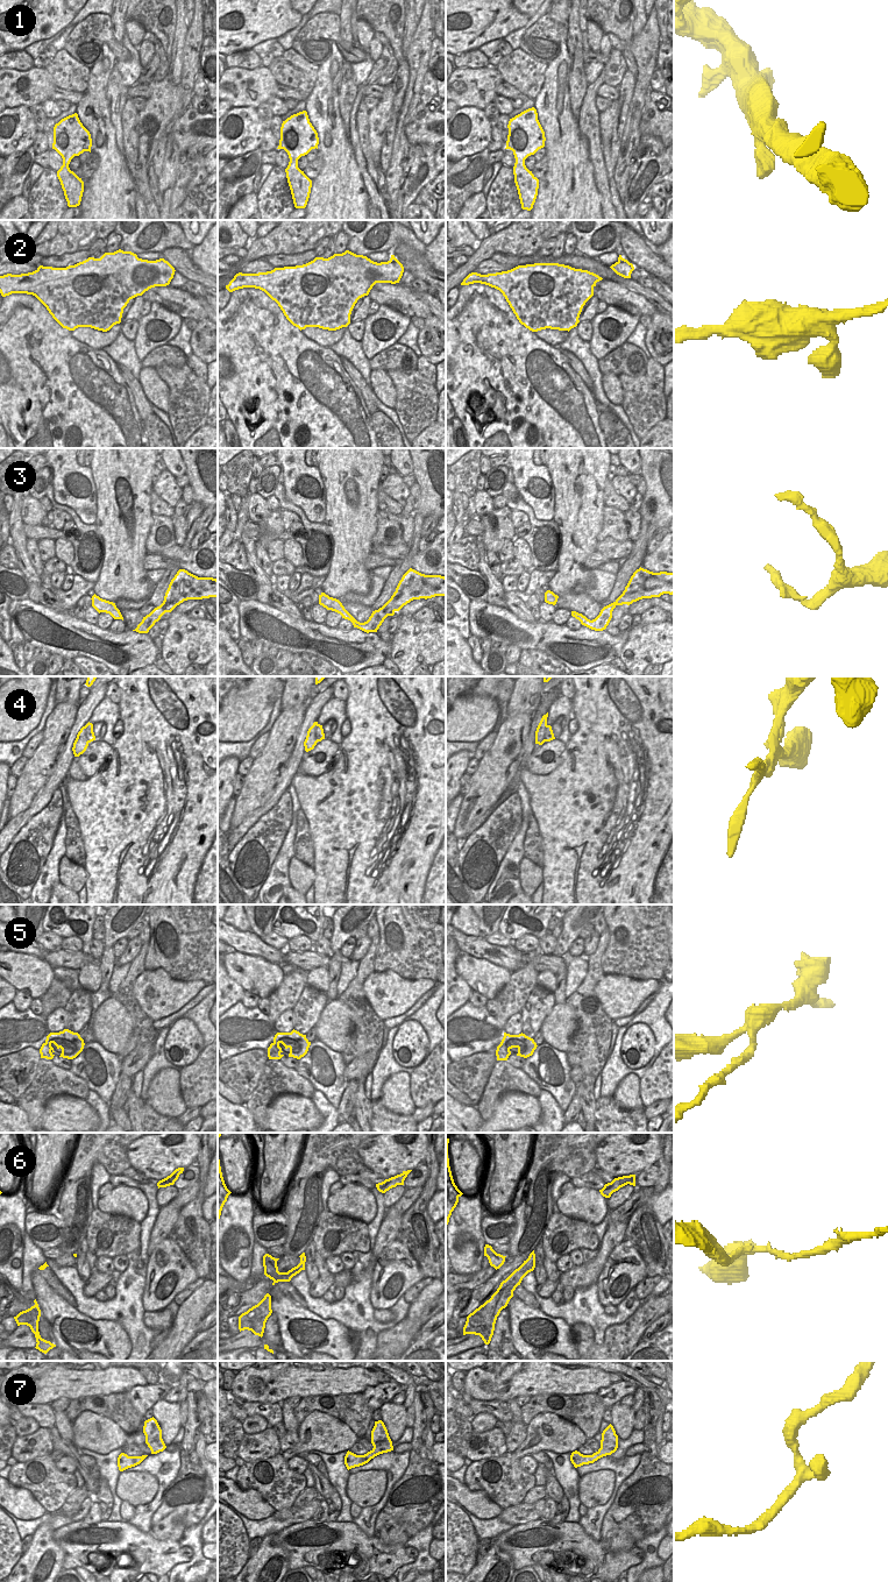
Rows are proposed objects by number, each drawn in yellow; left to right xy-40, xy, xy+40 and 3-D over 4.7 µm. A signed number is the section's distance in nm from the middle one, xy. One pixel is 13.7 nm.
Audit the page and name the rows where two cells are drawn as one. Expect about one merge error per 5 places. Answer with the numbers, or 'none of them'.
3, 5, 6

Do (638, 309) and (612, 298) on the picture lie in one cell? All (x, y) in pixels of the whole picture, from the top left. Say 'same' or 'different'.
same

